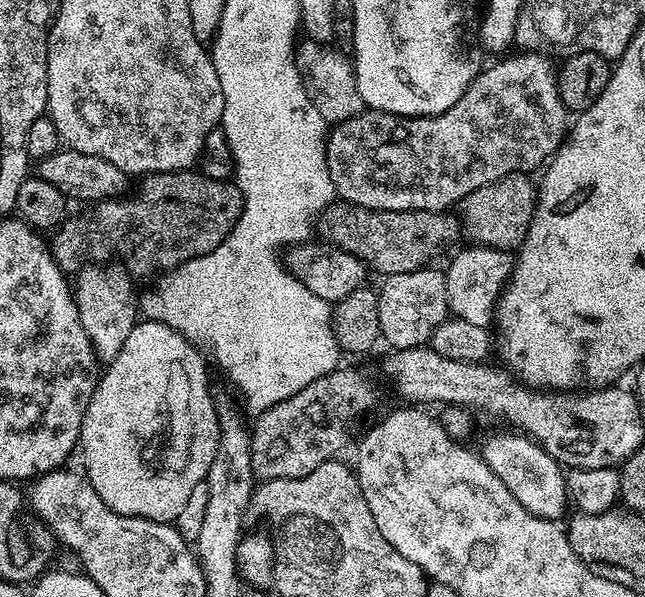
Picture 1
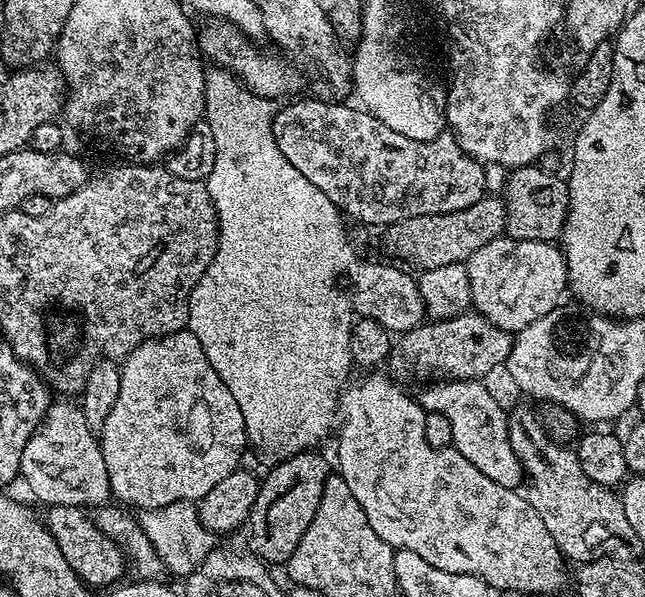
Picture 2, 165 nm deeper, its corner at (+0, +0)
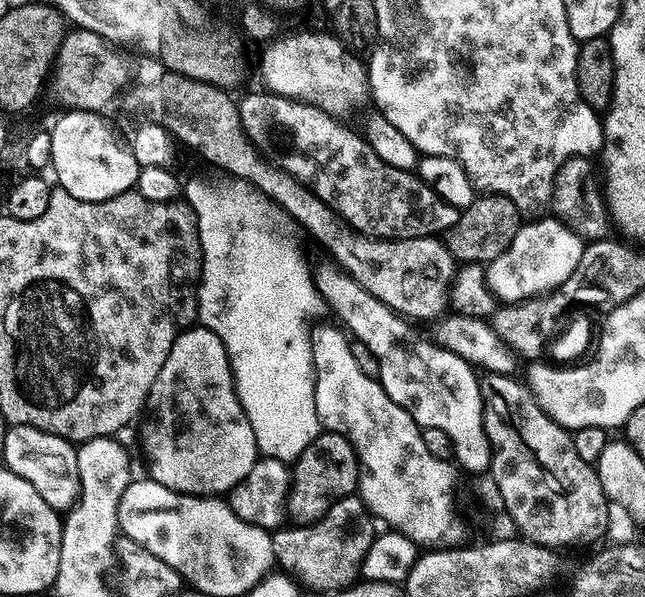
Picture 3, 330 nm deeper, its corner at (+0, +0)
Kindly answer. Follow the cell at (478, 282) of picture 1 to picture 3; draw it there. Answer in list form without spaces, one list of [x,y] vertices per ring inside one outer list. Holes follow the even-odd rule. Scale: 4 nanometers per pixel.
[[[544,218],[533,219],[536,220],[533,224],[521,223],[518,234],[514,234],[514,242],[510,242],[506,251],[487,264],[488,289],[497,301],[519,304],[522,300],[546,296],[574,274],[574,266],[578,266],[584,253],[585,241],[558,219],[540,219]]]

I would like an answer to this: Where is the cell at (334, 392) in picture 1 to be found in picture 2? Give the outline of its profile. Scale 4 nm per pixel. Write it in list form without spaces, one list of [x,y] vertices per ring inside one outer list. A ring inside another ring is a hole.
[[[475,310],[463,312],[460,316],[446,318],[445,320],[432,320],[419,325],[409,332],[399,333],[394,347],[390,353],[391,363],[396,363],[400,372],[408,371],[410,375],[420,375],[424,382],[437,380],[478,380],[483,381],[484,376],[491,374],[495,368],[503,369],[510,358],[513,333],[494,326],[485,316]]]

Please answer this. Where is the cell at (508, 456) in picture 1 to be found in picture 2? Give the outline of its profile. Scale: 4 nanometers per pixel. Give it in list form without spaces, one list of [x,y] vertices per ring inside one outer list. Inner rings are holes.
[[[437,380],[424,386],[418,403],[425,413],[441,412],[452,431],[451,447],[456,448],[486,478],[498,486],[519,489],[525,483],[525,465],[514,452],[508,433],[509,413],[492,397],[487,383],[478,380]],[[521,483],[521,485],[520,485]]]

